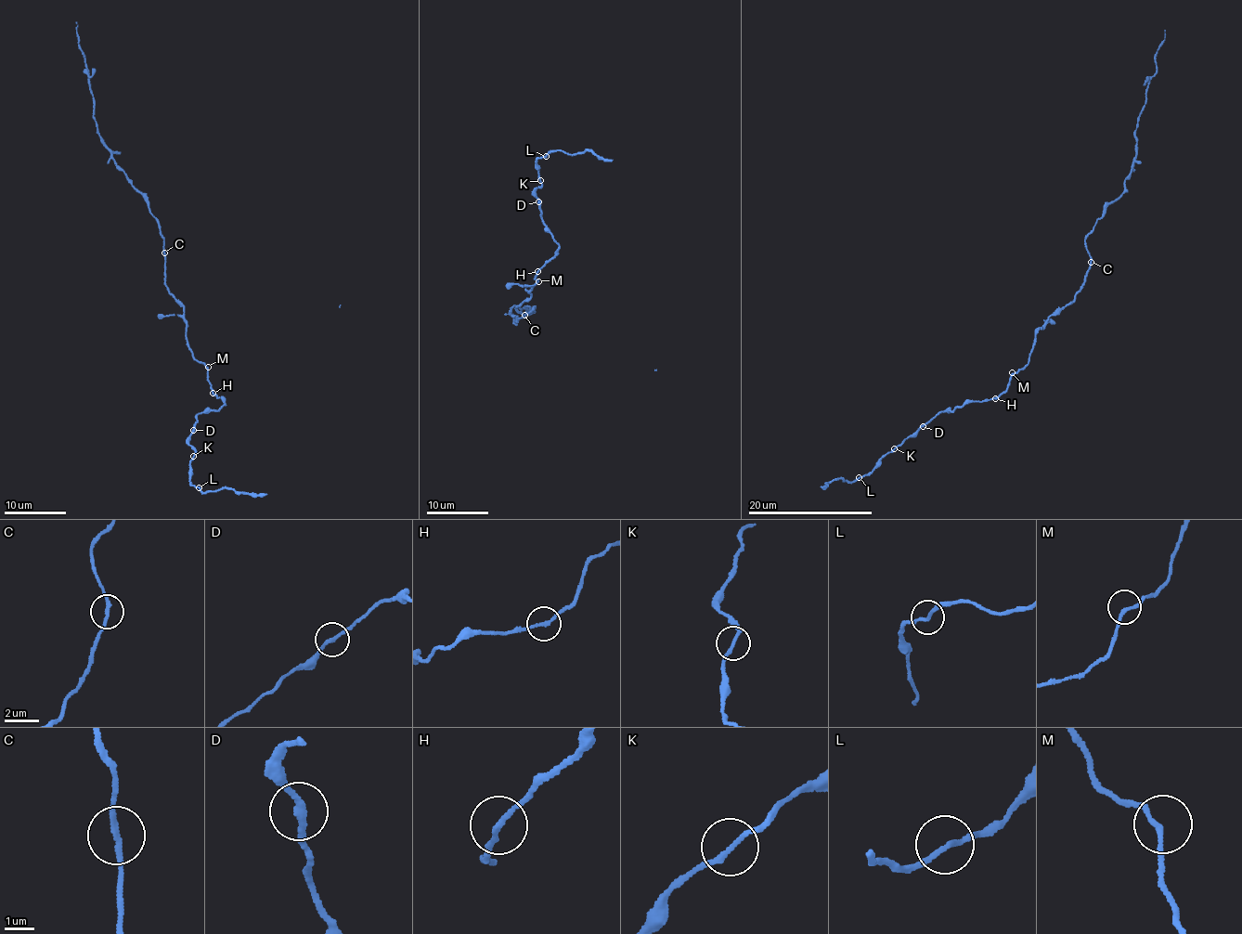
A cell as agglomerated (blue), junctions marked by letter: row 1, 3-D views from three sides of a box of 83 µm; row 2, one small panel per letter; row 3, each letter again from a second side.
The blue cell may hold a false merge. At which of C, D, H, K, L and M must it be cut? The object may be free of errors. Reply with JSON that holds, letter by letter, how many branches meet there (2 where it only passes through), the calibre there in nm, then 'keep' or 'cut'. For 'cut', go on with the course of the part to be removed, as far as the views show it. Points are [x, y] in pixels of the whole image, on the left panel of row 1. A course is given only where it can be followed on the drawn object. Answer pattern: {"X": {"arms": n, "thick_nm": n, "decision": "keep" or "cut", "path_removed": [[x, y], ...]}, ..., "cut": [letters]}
{"C": {"arms": 2, "thick_nm": 170, "decision": "keep"}, "D": {"arms": 2, "thick_nm": 200, "decision": "keep"}, "H": {"arms": 2, "thick_nm": 160, "decision": "keep"}, "K": {"arms": 2, "thick_nm": 170, "decision": "keep"}, "L": {"arms": 2, "thick_nm": 160, "decision": "keep"}, "M": {"arms": 2, "thick_nm": 170, "decision": "keep"}, "cut": []}

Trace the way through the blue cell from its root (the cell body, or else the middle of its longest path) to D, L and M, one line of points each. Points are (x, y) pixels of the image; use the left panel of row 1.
D: (185, 320), (187, 346), (198, 361), (205, 363), (214, 394), (225, 405), (197, 414), (193, 430)
L: (185, 320), (187, 346), (205, 363), (225, 405), (197, 414), (188, 438), (196, 452), (189, 477), (199, 487)
M: (185, 320), (187, 346), (196, 359), (208, 367)

